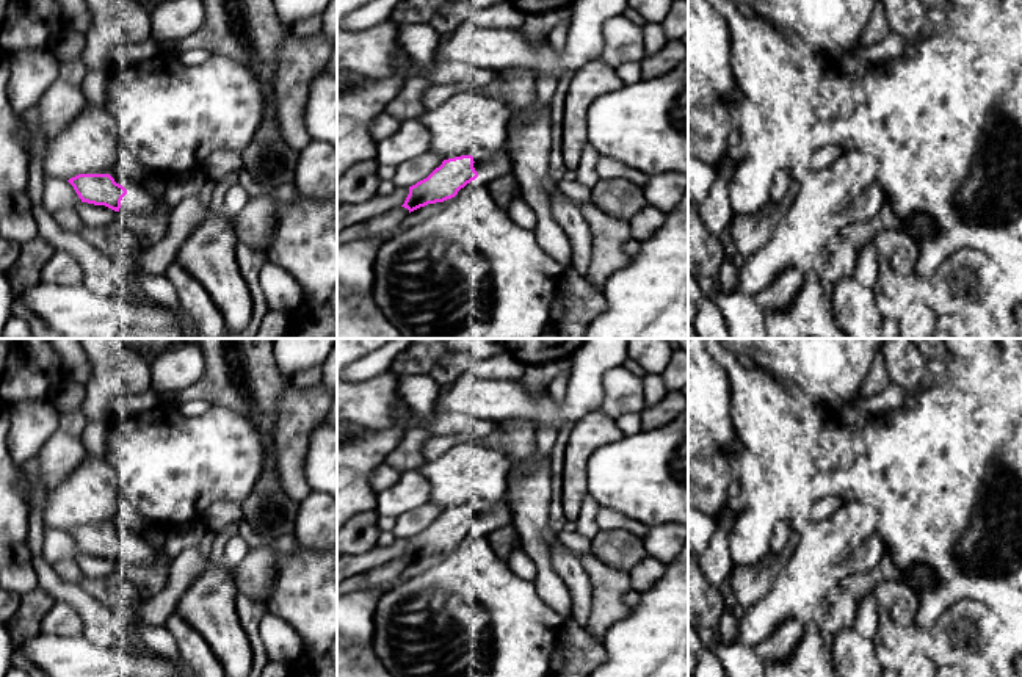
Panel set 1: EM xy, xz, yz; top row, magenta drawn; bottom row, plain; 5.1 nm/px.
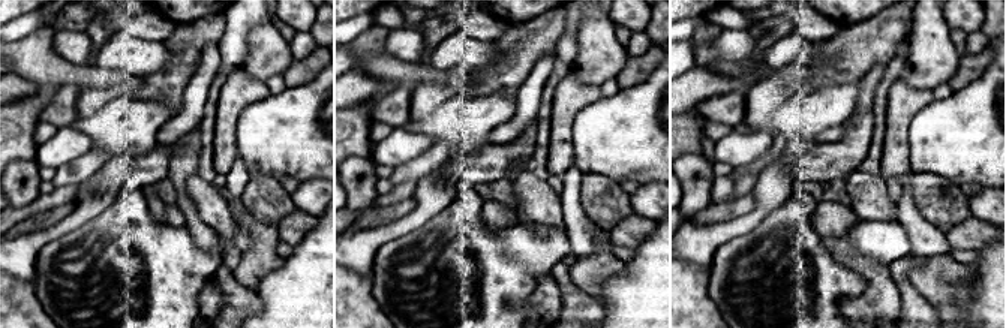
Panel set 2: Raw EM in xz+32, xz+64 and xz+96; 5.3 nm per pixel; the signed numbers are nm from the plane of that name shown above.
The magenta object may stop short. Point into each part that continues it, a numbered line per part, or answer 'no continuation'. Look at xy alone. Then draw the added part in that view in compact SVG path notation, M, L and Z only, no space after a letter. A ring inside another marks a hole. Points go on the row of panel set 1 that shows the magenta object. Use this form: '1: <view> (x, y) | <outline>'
1: xy (138, 201) | M141 185L132 186L121 201L121 215L143 215L152 216L161 208L161 201L158 196L149 193Z

